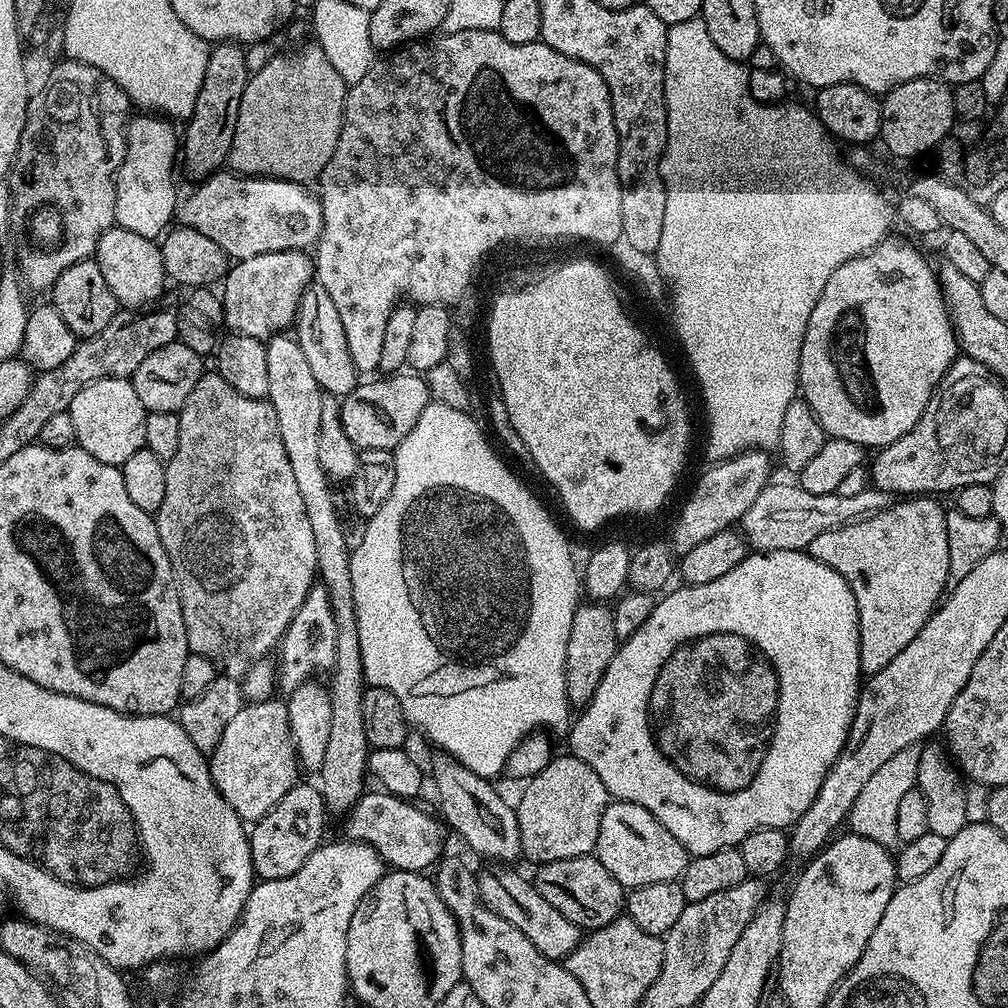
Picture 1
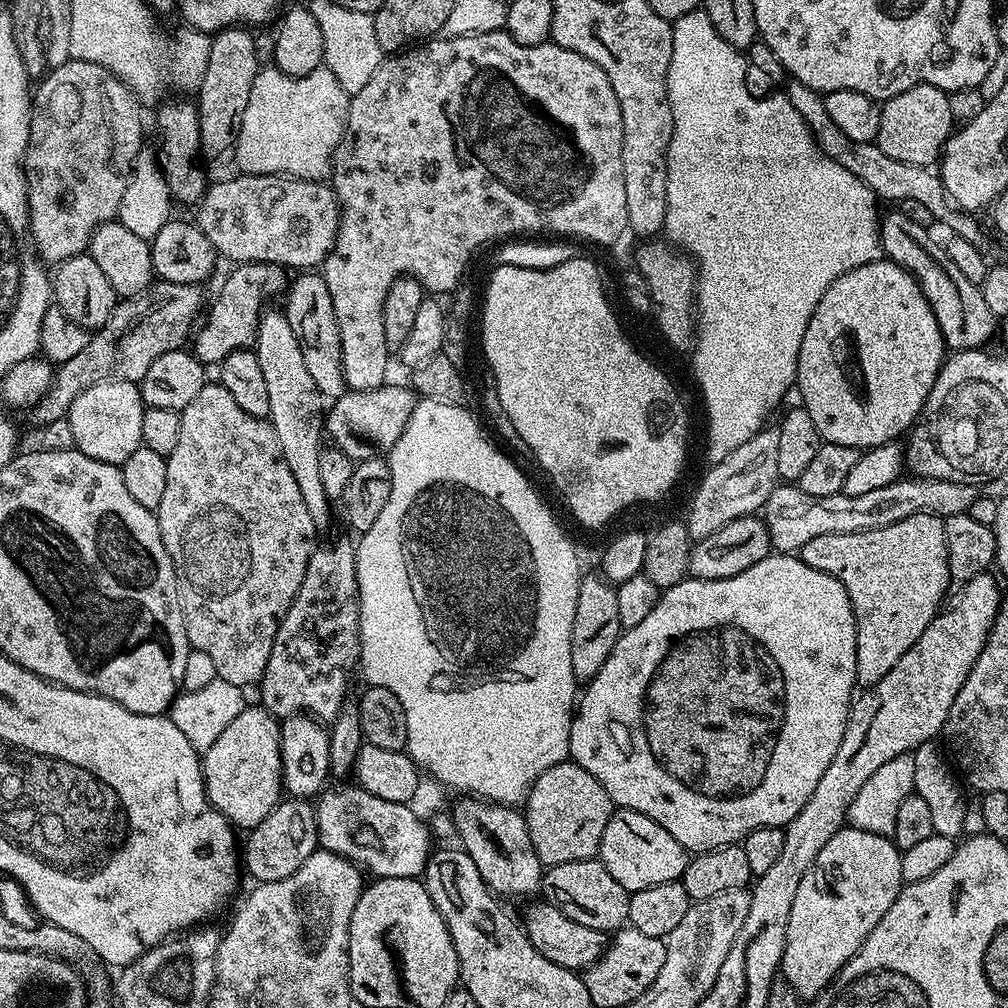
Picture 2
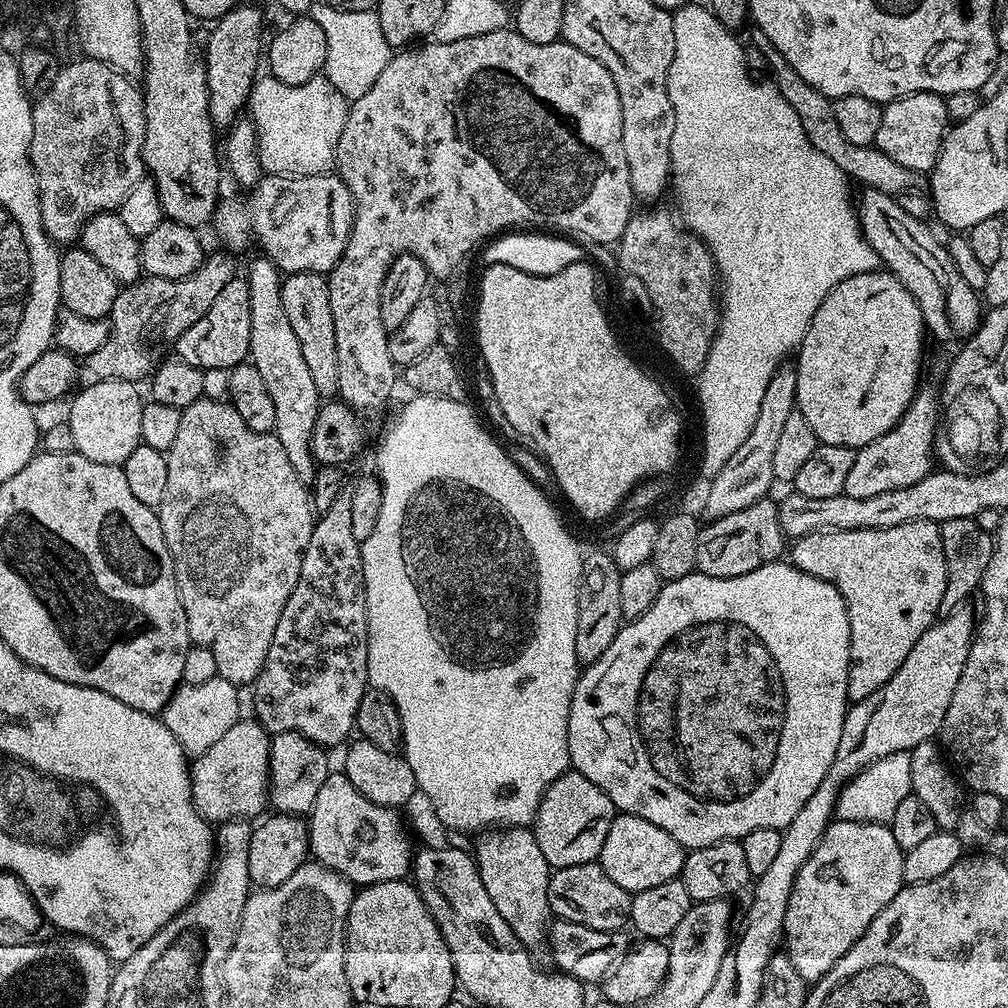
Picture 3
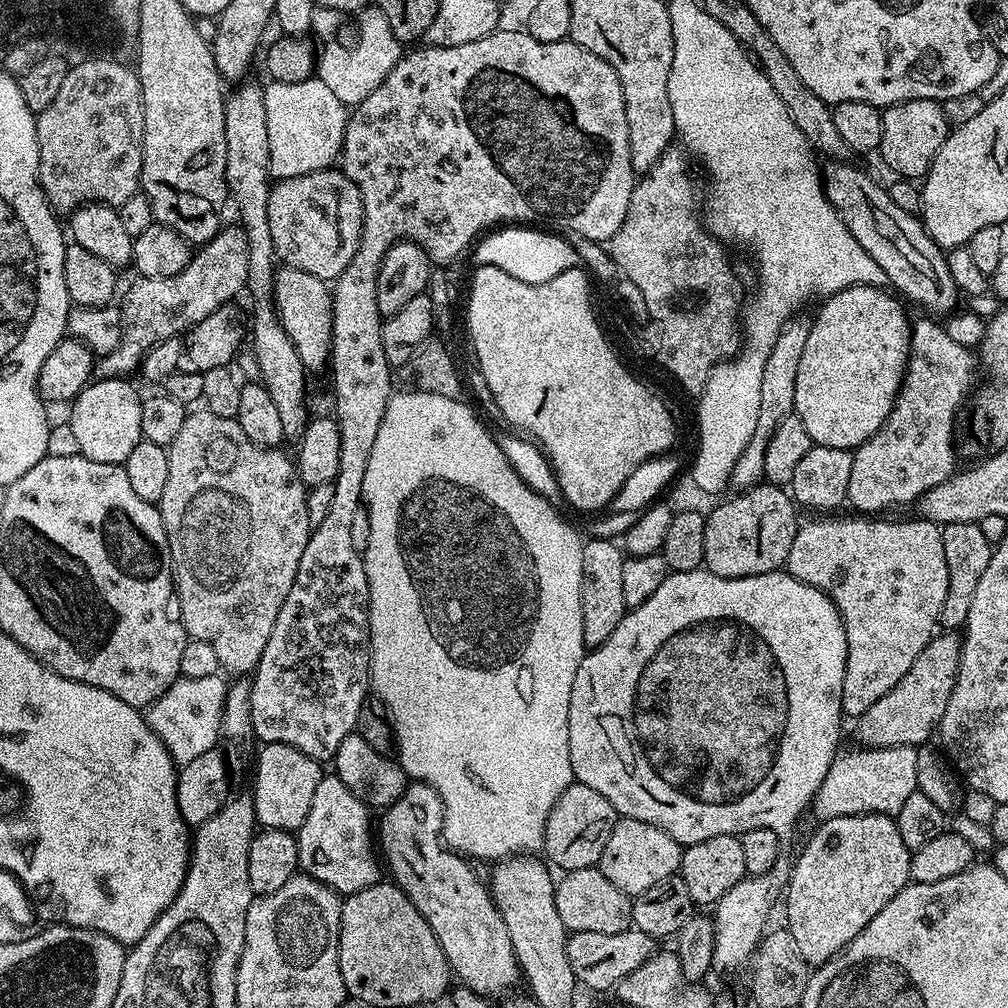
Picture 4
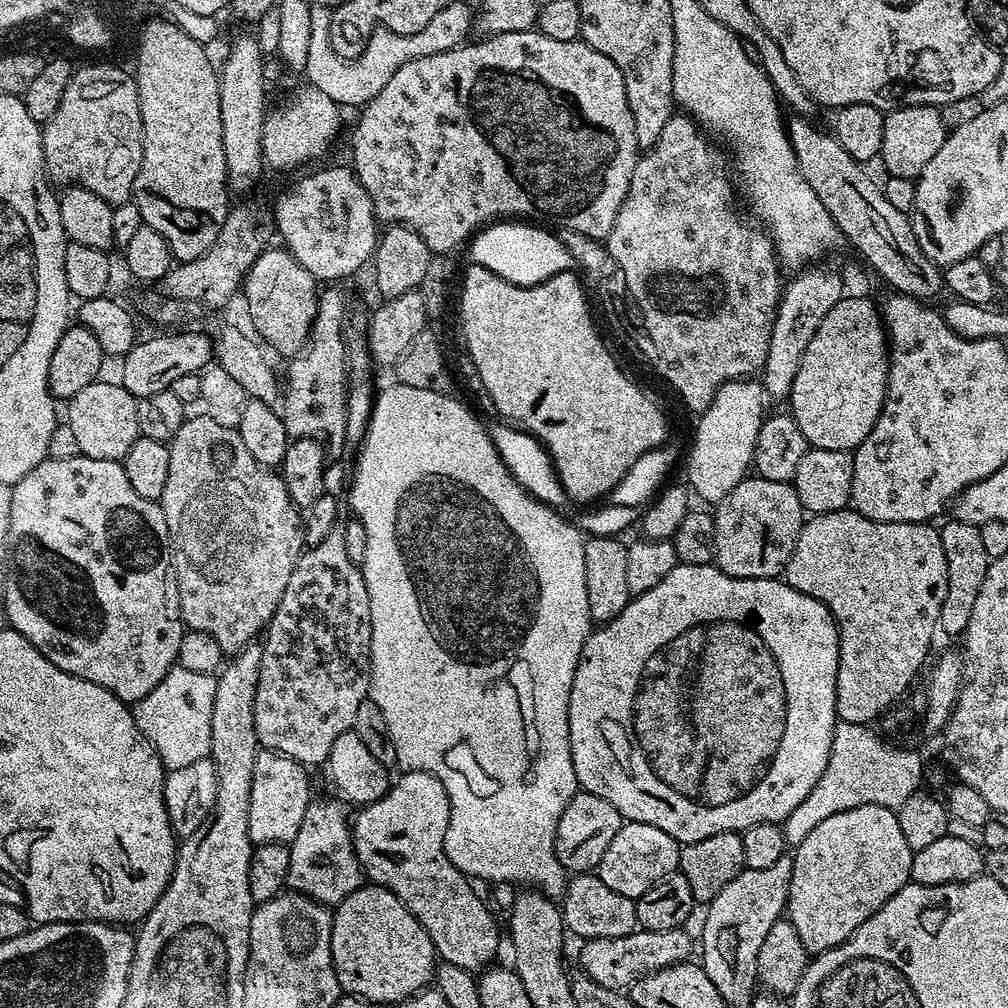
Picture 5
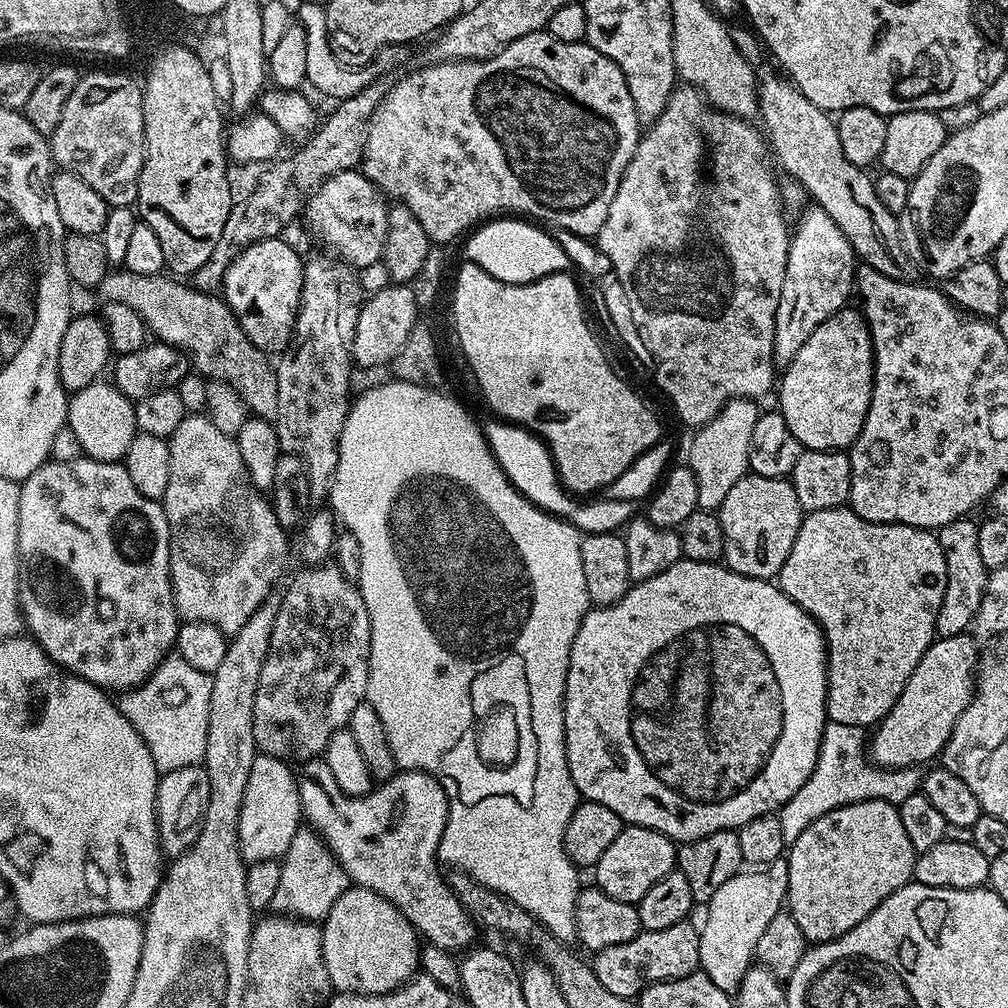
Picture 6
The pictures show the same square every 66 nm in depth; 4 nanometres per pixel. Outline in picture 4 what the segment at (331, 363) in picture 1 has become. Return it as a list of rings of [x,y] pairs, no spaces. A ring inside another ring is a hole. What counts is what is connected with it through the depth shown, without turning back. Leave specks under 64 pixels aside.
[[[281,267],[276,273],[272,299],[276,306],[276,312],[280,315],[280,321],[290,342],[294,344],[294,350],[298,350],[298,358],[302,358],[305,369],[309,373],[316,372],[320,367],[327,365],[332,353],[332,294],[329,285],[320,280],[314,274],[306,274],[306,270]]]

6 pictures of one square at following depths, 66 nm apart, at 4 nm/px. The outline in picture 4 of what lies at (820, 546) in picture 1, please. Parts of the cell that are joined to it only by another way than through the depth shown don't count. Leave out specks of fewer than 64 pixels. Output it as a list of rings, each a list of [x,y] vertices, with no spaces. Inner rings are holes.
[[[853,515],[853,520],[824,520],[828,518],[818,518],[822,520],[812,520],[809,524],[801,523],[794,534],[794,546],[790,546],[790,554],[786,571],[794,578],[822,590],[834,602],[834,606],[839,610],[840,617],[846,630],[846,670],[844,671],[844,681],[842,682],[842,706],[844,707],[844,716],[858,718],[882,694],[894,690],[898,686],[898,681],[902,679],[902,674],[914,666],[914,658],[926,650],[932,637],[937,635],[938,625],[940,623],[940,611],[942,602],[946,602],[946,586],[948,585],[948,575],[946,574],[946,550],[942,550],[941,525],[935,524],[932,520],[915,518],[916,520],[884,520],[888,518],[865,518],[863,515]]]

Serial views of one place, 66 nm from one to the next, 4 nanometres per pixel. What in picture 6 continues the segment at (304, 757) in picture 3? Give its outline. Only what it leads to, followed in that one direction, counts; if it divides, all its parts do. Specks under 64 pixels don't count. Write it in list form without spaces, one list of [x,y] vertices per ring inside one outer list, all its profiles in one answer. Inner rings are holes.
[[[257,754],[254,758],[254,766],[250,766],[250,778],[246,782],[246,794],[242,794],[242,814],[238,822],[238,846],[245,865],[280,860],[288,851],[296,832],[302,828],[302,809],[299,788],[296,785],[297,779],[297,773],[289,761],[263,754]]]

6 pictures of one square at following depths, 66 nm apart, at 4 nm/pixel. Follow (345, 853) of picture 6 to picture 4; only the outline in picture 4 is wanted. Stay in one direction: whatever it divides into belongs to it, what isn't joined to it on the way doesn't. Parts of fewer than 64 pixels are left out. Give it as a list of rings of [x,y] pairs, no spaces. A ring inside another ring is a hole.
[[[419,782],[409,783],[403,794],[388,808],[383,809],[378,820],[378,852],[386,865],[391,883],[398,885],[414,902],[418,914],[426,918],[430,930],[434,930],[434,938],[442,946],[442,954],[446,954],[451,975],[456,976],[463,987],[474,990],[489,998],[500,998],[517,983],[521,983],[520,966],[516,961],[514,950],[510,946],[510,938],[506,934],[506,922],[502,922],[502,914],[492,900],[491,891],[476,877],[465,857],[452,851],[442,839],[444,826],[444,803],[438,793],[429,785]]]

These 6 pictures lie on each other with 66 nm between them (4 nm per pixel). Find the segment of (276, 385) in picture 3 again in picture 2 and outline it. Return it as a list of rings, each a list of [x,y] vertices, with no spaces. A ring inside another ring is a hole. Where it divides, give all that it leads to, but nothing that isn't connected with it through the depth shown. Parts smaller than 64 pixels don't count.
[[[268,310],[261,315],[260,324],[256,327],[254,351],[262,366],[262,375],[266,378],[266,391],[270,397],[270,414],[267,419],[274,434],[278,434],[282,458],[286,458],[286,466],[290,466],[290,474],[294,474],[294,482],[302,494],[302,502],[306,502],[310,522],[314,522],[317,530],[324,530],[332,524],[334,508],[333,501],[326,498],[326,490],[322,486],[322,470],[318,466],[326,400],[321,396],[318,386],[314,386],[314,378],[310,378],[310,373],[306,370],[302,346],[298,346],[298,338],[294,338],[294,330],[290,330],[290,322],[283,311]]]

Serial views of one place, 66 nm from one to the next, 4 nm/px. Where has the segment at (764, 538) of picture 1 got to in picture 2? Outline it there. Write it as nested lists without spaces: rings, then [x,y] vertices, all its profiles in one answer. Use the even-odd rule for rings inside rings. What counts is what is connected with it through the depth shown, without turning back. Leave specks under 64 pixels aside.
[[[901,478],[890,482],[890,486],[881,486],[879,490],[870,490],[867,494],[846,494],[844,491],[838,494],[830,494],[826,498],[814,498],[814,494],[806,494],[798,486],[777,486],[770,494],[770,498],[762,509],[762,519],[766,530],[770,534],[770,542],[773,549],[780,554],[799,553],[806,542],[819,538],[822,534],[854,534],[874,530],[882,526],[890,526],[894,522],[900,522],[902,518],[910,518],[910,514],[930,514],[931,516],[957,516],[968,511],[971,504],[978,499],[977,489],[970,484],[962,482],[942,482],[932,478]]]

